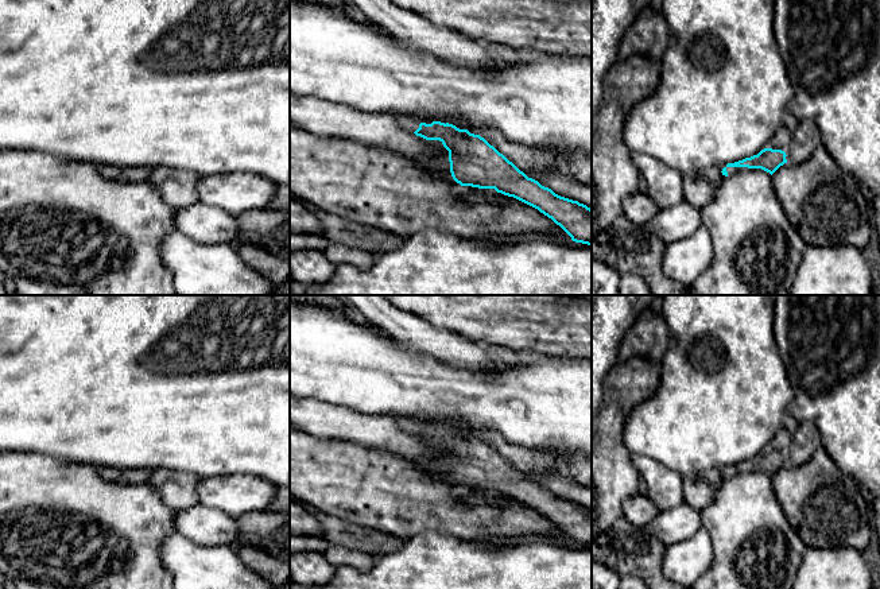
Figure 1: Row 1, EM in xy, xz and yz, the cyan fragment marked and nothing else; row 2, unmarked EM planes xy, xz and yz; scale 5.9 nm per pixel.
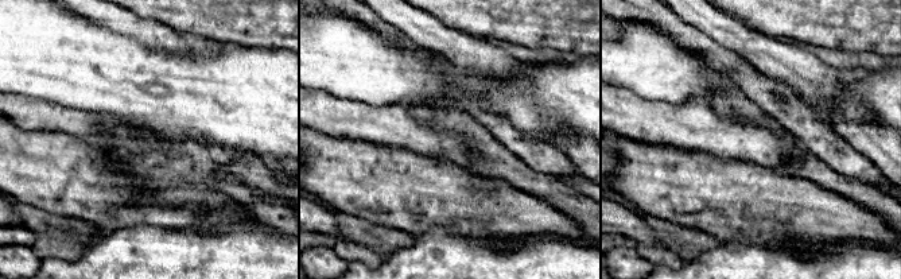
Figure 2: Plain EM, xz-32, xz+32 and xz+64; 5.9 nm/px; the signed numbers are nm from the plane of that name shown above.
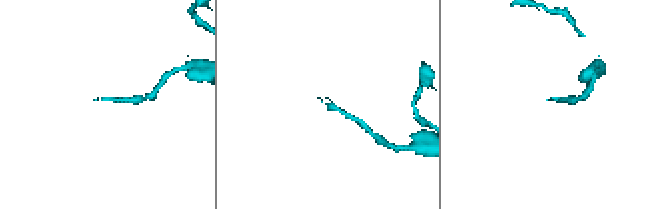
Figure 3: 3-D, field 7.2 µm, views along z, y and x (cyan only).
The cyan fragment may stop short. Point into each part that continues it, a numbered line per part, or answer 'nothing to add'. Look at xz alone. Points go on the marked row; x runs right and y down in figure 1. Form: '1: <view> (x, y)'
1: xz (410, 123)
2: xz (437, 165)

